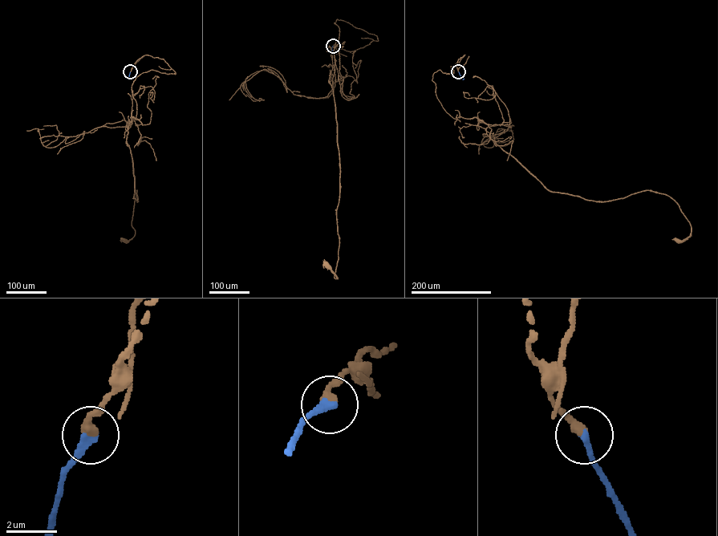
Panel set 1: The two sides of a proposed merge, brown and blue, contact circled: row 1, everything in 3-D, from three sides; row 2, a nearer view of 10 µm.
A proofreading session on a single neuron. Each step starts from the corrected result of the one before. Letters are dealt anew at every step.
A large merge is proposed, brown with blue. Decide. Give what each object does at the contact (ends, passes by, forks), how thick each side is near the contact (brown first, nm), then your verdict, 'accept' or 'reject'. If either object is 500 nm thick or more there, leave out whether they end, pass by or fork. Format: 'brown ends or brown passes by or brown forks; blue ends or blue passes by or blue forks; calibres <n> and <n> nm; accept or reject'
brown ends; blue ends; calibres 360 and 340 nm; accept

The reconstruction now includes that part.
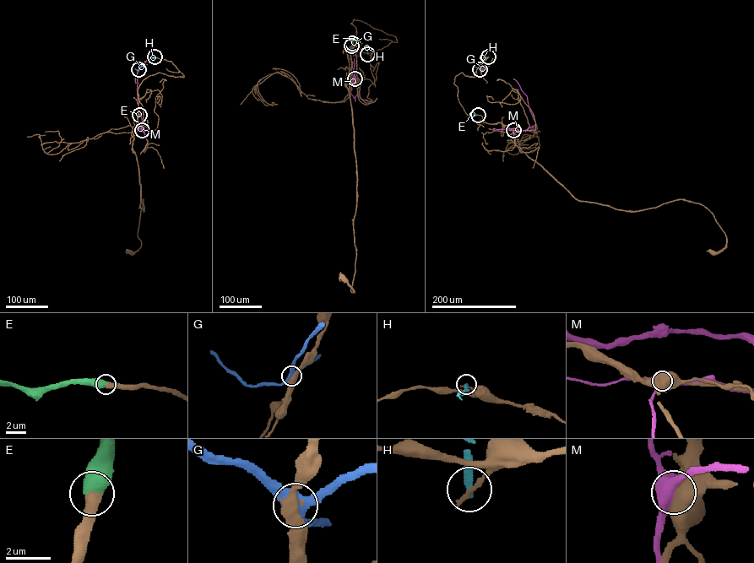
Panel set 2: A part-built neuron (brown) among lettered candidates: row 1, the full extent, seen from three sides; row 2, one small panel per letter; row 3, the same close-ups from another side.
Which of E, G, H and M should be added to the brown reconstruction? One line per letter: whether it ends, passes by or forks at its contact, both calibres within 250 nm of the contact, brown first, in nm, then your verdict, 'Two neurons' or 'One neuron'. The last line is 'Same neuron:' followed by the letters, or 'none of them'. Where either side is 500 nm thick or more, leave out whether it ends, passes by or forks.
E: Thickness 500 nm (brown) against 650 nm. One neuron
G: It forks there. Thickness 480 nm (brown) against 440 nm. Two neurons
H: It ends there. Thickness 300 nm (brown) against 320 nm. Two neurons
M: Thickness 750 nm (brown) against 550 nm. Two neurons
Same neuron: E

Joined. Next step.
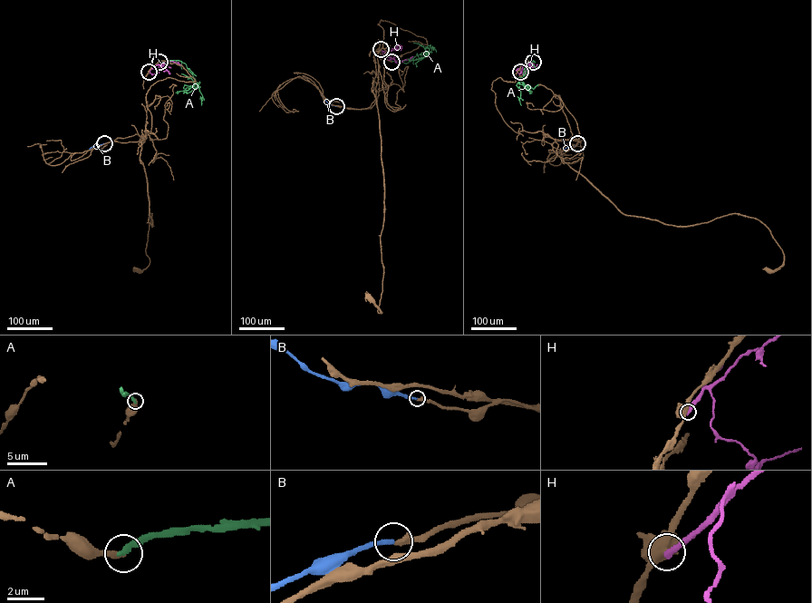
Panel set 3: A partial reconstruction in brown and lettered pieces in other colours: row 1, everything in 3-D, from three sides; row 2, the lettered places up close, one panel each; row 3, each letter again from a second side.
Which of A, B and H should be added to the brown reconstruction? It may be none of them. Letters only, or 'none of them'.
B

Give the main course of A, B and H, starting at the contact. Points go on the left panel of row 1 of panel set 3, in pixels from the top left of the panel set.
A: (159, 62), (176, 60), (185, 63), (195, 79), (193, 84), (193, 82), (202, 94), (201, 105)
B: (104, 143), (89, 149)
H: (149, 72), (155, 64), (163, 68), (166, 62), (178, 63), (180, 66)

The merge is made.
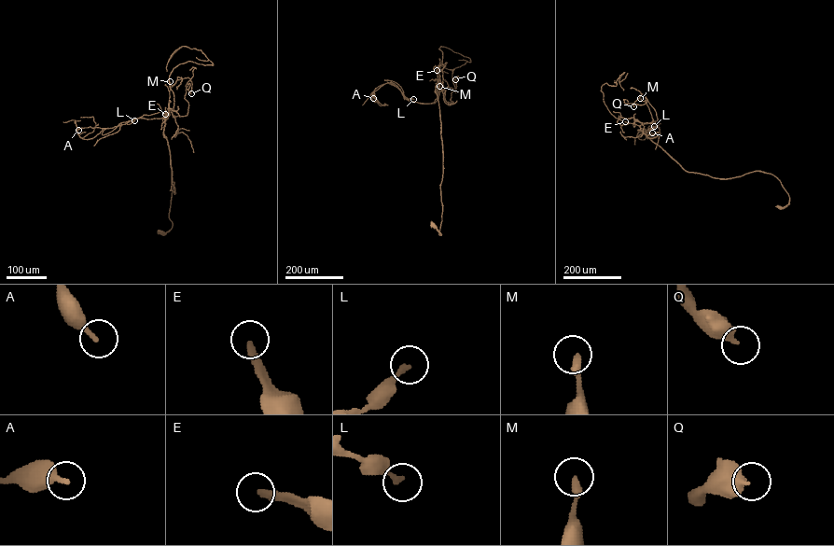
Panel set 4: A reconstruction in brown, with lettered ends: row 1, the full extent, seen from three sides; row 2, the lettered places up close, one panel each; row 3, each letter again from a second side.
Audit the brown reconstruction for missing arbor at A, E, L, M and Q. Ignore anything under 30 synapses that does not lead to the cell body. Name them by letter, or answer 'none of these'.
E

